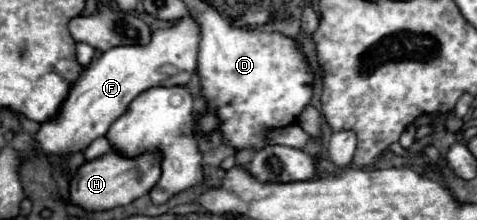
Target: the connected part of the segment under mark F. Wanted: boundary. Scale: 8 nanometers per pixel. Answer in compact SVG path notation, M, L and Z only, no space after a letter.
M182 17L178 25L172 25L168 29L158 29L152 33L152 41L148 45L122 45L122 47L112 47L106 51L100 59L90 63L90 69L86 69L80 79L70 87L70 95L64 101L60 113L42 123L38 131L38 145L40 151L44 153L54 153L54 155L68 155L74 151L84 151L96 137L106 135L108 127L126 111L128 103L140 95L146 89L164 85L188 85L192 73L196 71L196 55L198 55L198 25L190 17Z

